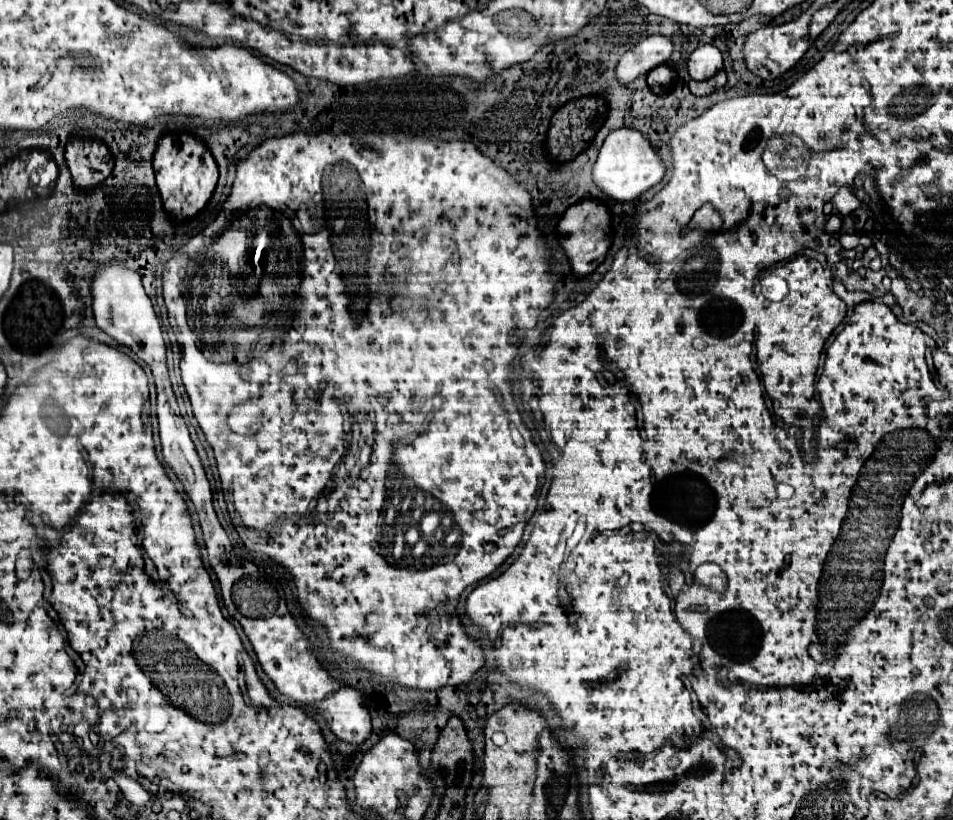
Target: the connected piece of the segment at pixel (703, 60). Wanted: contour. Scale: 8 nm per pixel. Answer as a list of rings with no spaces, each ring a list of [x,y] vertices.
[[[712,44],[698,46],[688,58],[688,74],[692,80],[708,80],[724,68],[722,54]]]

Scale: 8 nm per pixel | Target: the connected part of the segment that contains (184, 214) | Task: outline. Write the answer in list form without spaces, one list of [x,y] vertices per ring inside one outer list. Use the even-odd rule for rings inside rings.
[[[190,134],[164,136],[158,142],[158,150],[154,154],[154,172],[158,190],[162,194],[162,204],[166,206],[166,212],[178,222],[192,218],[204,210],[218,182],[218,166],[210,150],[202,144],[202,140]]]

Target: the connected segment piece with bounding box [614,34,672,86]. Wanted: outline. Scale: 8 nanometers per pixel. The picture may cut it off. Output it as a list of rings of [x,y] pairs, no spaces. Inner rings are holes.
[[[648,36],[642,42],[638,42],[632,50],[628,50],[618,66],[616,66],[616,80],[620,84],[632,84],[638,76],[648,74],[656,66],[670,60],[672,54],[672,42],[664,36]]]

